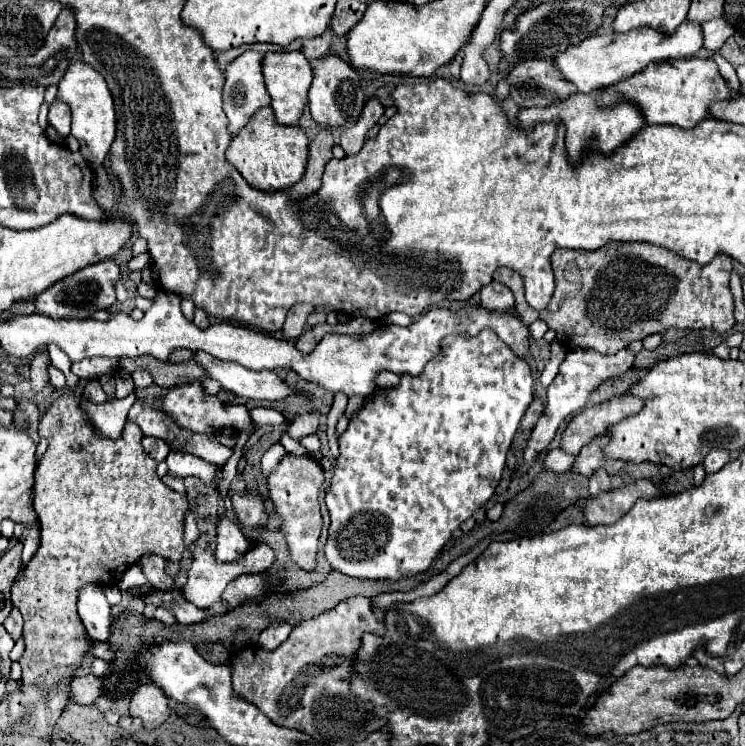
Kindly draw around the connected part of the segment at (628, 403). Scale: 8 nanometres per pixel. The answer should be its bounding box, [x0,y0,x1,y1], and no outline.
[559,396,643,454]

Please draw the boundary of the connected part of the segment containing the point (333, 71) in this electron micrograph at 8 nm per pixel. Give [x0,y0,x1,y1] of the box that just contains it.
[309,56,365,126]

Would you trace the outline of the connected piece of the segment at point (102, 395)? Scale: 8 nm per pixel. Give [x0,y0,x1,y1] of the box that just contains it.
[83,379,110,404]

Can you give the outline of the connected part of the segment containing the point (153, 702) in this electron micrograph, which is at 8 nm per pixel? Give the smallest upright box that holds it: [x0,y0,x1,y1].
[129,684,171,730]

